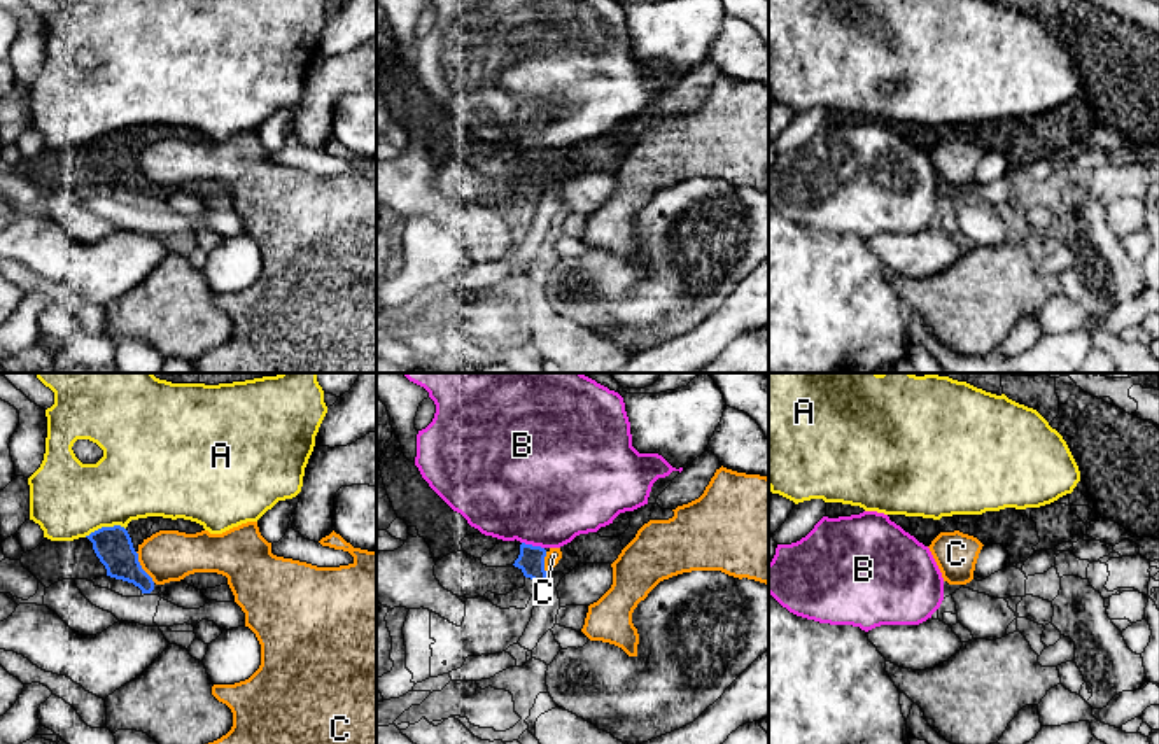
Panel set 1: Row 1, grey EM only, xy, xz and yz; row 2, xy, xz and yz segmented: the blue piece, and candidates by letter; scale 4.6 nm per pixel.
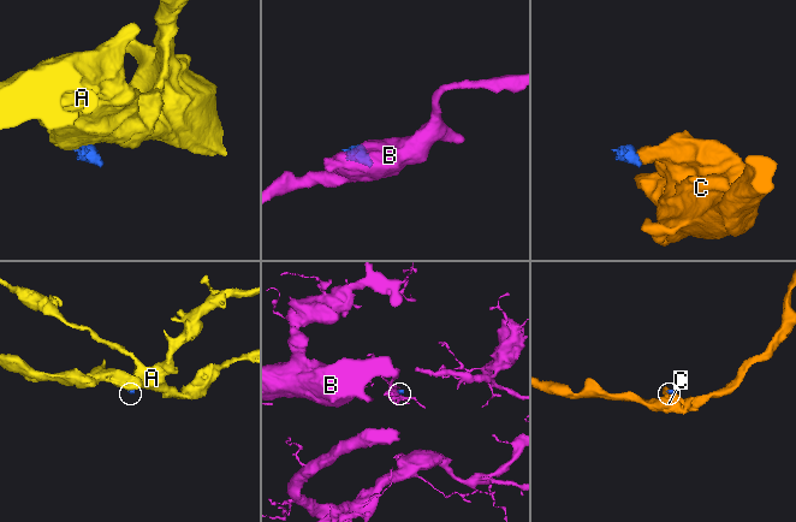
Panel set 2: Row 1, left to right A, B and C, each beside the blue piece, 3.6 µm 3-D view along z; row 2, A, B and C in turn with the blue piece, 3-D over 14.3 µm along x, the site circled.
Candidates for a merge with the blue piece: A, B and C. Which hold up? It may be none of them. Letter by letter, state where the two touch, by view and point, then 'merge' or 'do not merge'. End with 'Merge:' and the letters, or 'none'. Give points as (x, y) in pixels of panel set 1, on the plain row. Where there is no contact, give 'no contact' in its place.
A: meets blue in xy at (104, 135); do not merge
B: meets blue in xz at (533, 154); do not merge
C: meets blue in xy at (140, 175); do not merge
Merge: none

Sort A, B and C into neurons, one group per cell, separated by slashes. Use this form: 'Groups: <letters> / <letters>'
Groups: A / B / C

